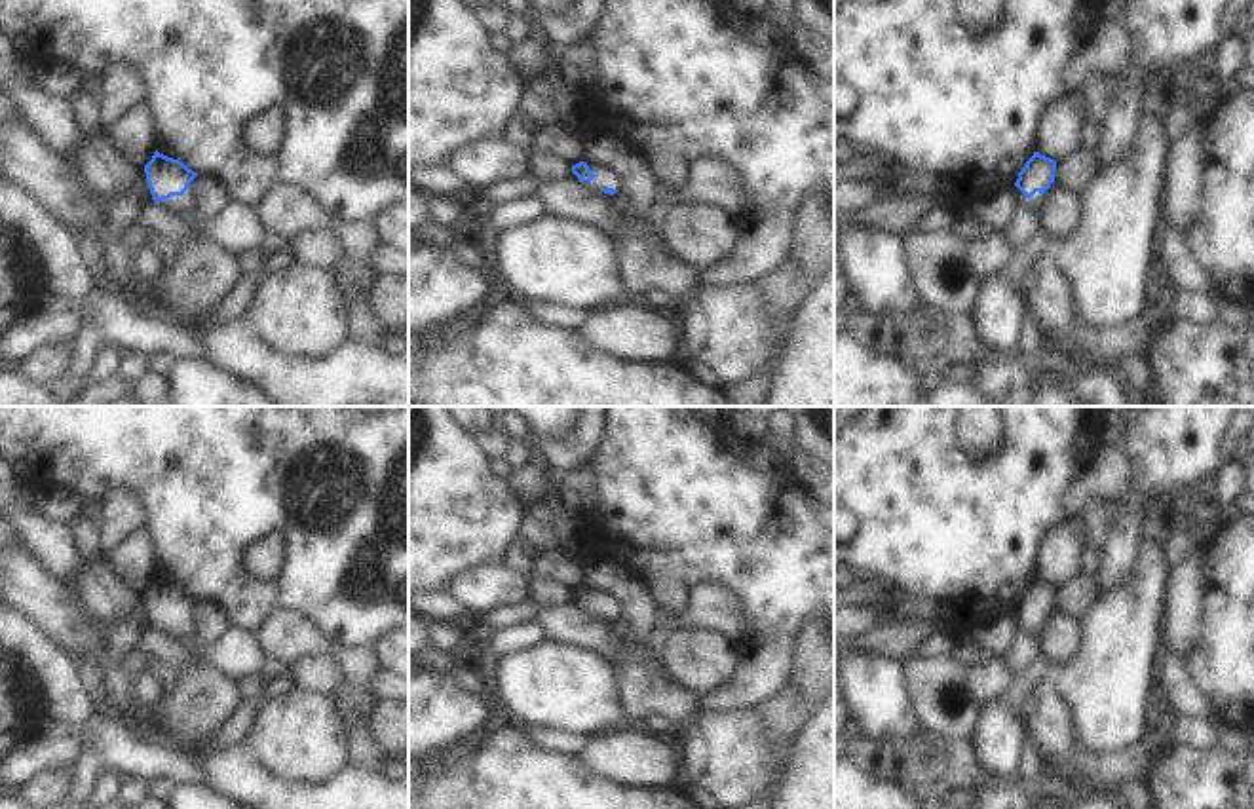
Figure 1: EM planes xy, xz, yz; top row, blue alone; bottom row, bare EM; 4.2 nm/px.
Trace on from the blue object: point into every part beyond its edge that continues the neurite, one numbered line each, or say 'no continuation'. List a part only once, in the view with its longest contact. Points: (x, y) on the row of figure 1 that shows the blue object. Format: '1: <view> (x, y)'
1: xz (599, 183)

